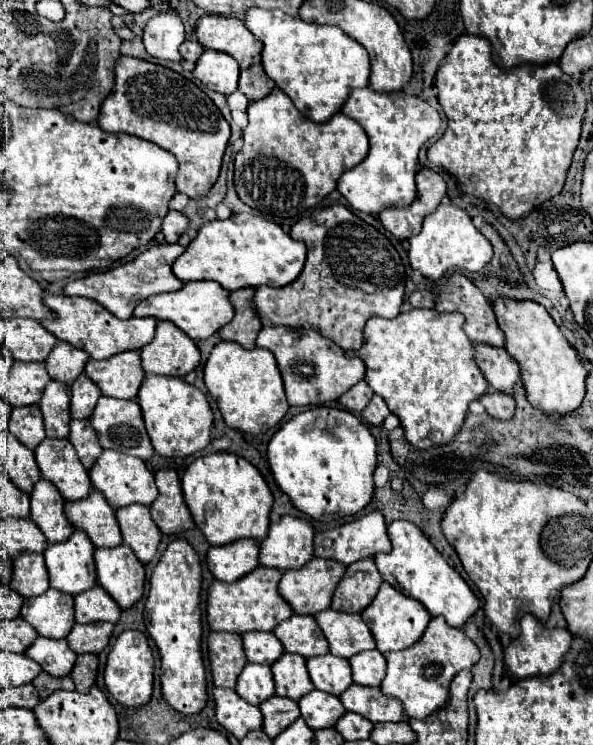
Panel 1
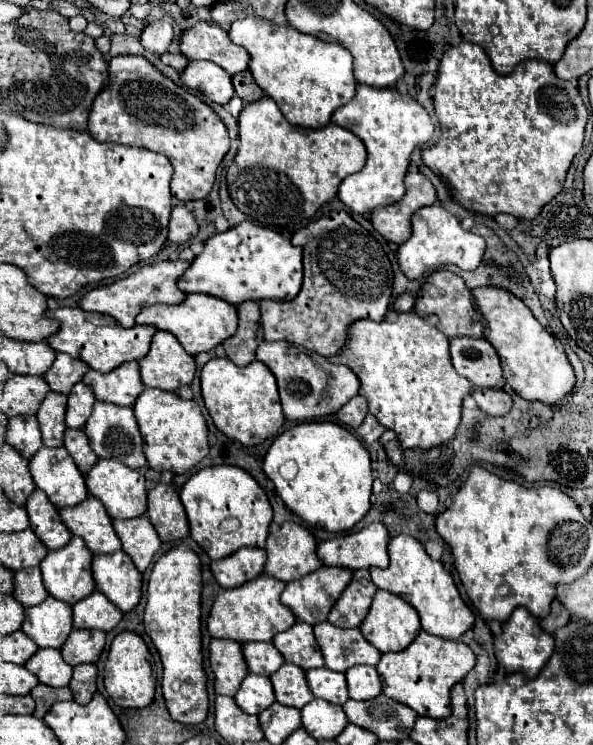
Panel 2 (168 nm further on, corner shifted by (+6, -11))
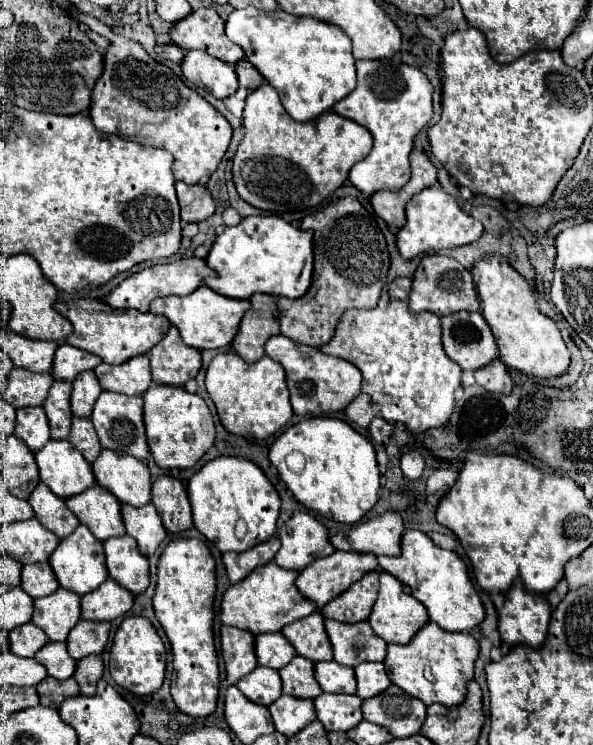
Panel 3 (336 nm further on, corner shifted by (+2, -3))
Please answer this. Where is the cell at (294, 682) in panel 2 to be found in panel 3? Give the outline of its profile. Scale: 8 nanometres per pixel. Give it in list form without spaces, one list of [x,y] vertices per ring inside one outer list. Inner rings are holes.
[[[295,655],[283,669],[279,669],[283,681],[283,693],[293,697],[315,699],[321,693],[321,687],[315,679],[313,661]]]

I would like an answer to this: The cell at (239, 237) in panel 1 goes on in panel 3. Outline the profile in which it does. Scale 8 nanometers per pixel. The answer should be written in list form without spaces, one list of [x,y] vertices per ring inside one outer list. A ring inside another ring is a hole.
[[[275,215],[245,217],[235,227],[225,227],[207,255],[207,267],[217,275],[203,283],[225,297],[249,299],[253,293],[277,297],[301,297],[311,285],[313,273],[313,233],[301,231]]]

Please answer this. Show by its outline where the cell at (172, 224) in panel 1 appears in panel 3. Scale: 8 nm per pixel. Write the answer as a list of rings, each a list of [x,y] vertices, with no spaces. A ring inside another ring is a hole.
[[[177,183],[177,199],[181,205],[183,223],[201,223],[215,211],[215,203],[203,185]]]

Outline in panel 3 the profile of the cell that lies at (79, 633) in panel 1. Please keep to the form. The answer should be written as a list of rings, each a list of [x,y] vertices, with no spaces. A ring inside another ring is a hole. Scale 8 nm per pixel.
[[[81,619],[67,637],[67,651],[73,659],[99,655],[105,649],[107,639],[109,639],[109,623]]]

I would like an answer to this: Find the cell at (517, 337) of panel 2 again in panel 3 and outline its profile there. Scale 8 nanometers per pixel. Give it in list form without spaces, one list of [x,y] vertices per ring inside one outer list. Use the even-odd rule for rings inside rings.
[[[479,259],[471,273],[479,293],[481,313],[499,347],[499,359],[503,359],[509,369],[517,369],[527,377],[553,379],[567,373],[571,363],[569,349],[555,321],[537,309],[529,283],[513,267],[507,267],[503,259]]]

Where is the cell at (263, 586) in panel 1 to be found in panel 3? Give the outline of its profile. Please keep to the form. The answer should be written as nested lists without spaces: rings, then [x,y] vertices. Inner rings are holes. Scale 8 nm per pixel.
[[[273,561],[257,567],[243,581],[233,583],[225,591],[223,601],[221,601],[221,615],[219,615],[221,623],[237,627],[237,629],[245,629],[253,635],[259,635],[259,633],[277,633],[287,623],[313,613],[315,603],[311,603],[309,599],[303,599],[303,595],[295,587],[297,575],[299,575],[297,571],[281,569]]]

